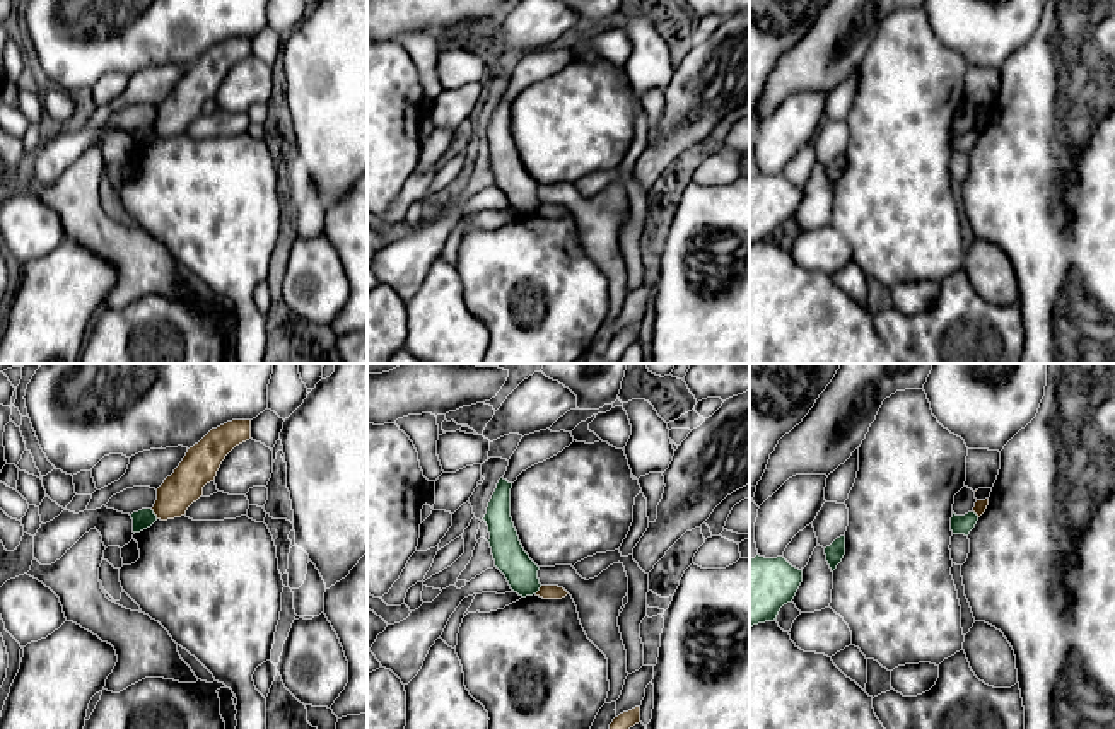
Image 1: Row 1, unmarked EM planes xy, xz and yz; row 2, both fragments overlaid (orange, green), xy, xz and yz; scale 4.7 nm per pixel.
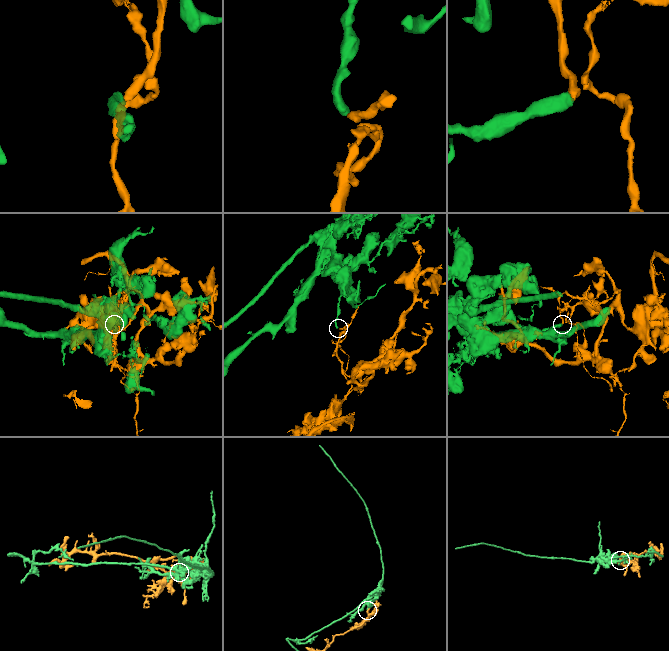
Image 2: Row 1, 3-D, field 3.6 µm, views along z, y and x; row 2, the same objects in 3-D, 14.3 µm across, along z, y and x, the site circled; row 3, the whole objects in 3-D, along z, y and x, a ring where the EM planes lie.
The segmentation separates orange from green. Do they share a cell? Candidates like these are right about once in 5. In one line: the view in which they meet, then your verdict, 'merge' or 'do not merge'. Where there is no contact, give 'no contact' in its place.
xy | do not merge

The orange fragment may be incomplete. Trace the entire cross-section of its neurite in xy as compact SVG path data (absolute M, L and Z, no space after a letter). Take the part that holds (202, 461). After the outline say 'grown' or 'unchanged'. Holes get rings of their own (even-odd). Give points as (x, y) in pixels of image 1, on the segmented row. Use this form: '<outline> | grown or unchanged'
M232 420L212 429L157 488L152 507L161 521L181 517L203 495L203 487L215 480L225 456L251 439L251 420Z | unchanged

